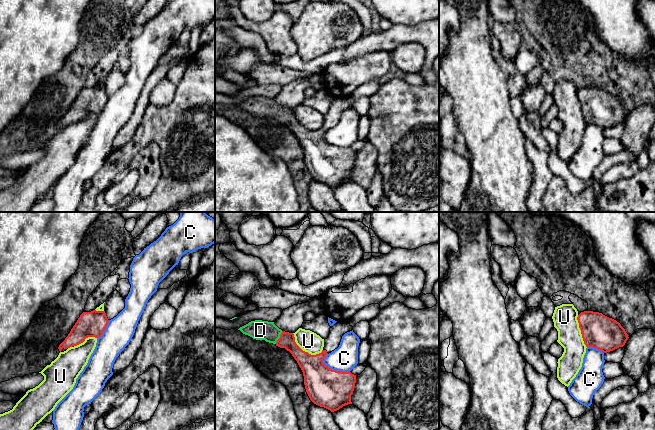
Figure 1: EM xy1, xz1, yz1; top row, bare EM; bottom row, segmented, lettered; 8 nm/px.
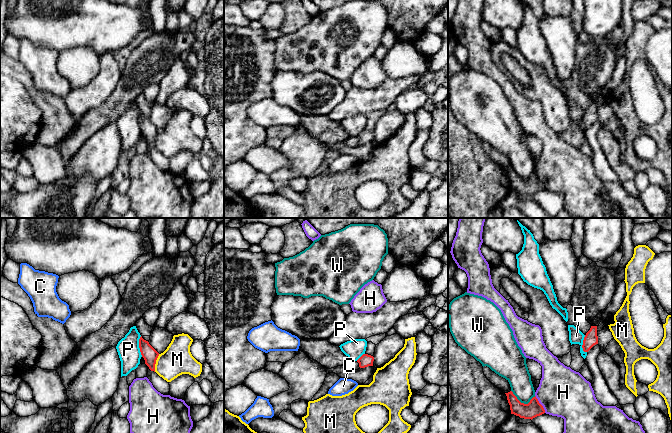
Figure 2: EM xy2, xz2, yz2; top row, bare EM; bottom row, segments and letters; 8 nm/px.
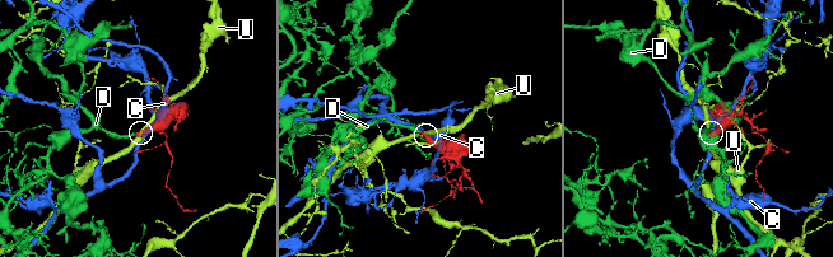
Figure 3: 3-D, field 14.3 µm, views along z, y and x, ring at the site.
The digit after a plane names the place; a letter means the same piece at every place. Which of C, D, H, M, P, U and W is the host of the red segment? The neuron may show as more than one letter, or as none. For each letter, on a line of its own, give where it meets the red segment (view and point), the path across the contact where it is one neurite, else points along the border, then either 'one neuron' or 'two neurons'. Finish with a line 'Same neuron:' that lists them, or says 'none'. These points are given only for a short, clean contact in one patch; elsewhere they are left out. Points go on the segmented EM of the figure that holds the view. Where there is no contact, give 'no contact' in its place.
C: meets red in xz1 at (335, 370); two neurons
D: meets red in xz1 at (280, 337); runs through xz1 (287, 340), (280, 337), (268, 331), (260, 330); one neuron
H: meets red in yz2 at (540, 404); two neurons
M: meets red in xy2 at (155, 363); two neurons
P: meets red in xy2 at (139, 346); border along xy2 (140, 336), (139, 351), (142, 356); two neurons
U: meets red in xz1 at (304, 351); two neurons
W: meets red in yz2 at (522, 403); border along yz2 (511, 390), (524, 403), (527, 403), (535, 396); two neurons
Same neuron: D

